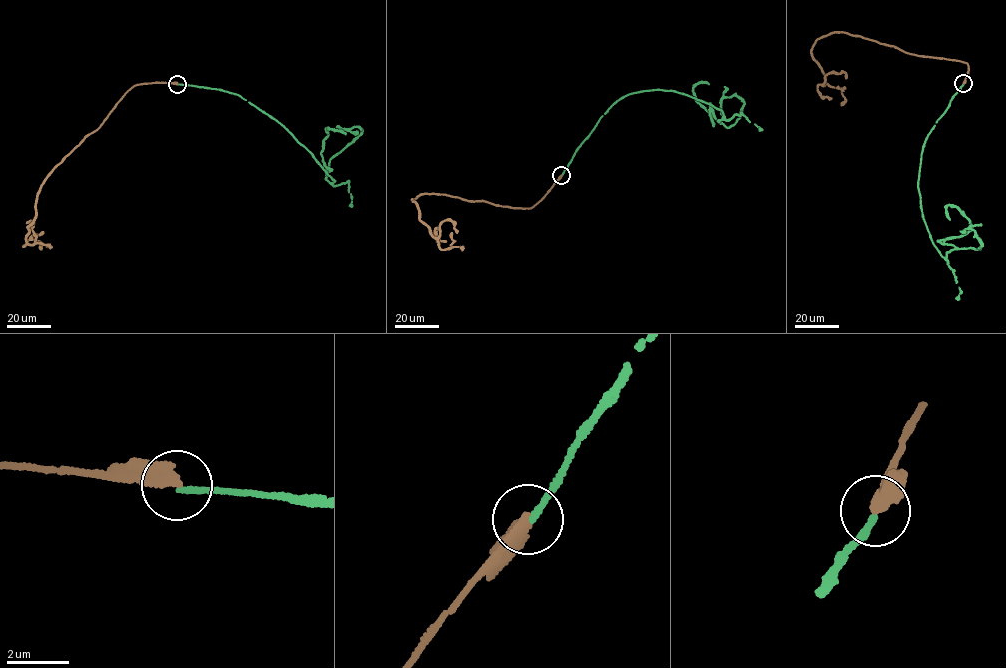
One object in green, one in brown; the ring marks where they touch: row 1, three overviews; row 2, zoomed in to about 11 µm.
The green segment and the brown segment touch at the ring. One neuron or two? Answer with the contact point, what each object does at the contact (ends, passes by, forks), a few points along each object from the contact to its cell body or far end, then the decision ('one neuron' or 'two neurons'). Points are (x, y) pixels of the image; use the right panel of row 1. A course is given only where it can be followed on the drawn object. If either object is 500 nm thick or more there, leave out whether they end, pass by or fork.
(963, 83) | green ends | brown ends | green via (963, 83), (925, 138), (918, 182), (945, 258), (955, 246), (940, 240), (971, 224), (948, 205), (950, 219) | brown via (963, 83), (963, 61), (845, 32), (816, 40), (811, 54), (823, 85), (834, 72), (846, 78) | two neurons

